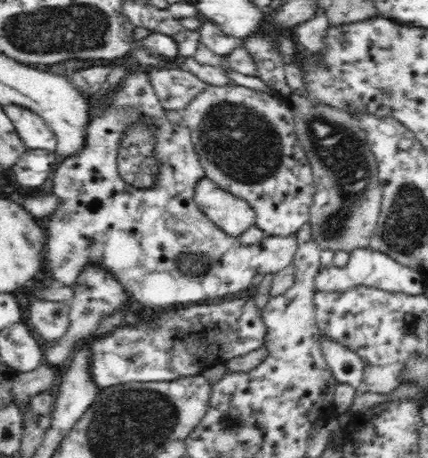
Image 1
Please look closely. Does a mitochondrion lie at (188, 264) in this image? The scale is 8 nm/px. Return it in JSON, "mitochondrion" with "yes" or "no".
{"mitochondrion":"yes"}

